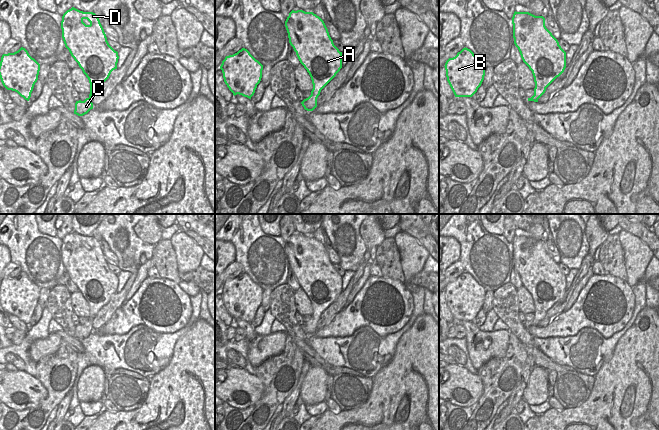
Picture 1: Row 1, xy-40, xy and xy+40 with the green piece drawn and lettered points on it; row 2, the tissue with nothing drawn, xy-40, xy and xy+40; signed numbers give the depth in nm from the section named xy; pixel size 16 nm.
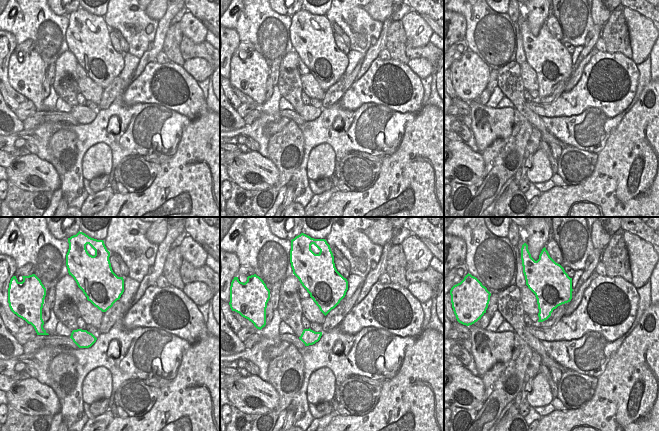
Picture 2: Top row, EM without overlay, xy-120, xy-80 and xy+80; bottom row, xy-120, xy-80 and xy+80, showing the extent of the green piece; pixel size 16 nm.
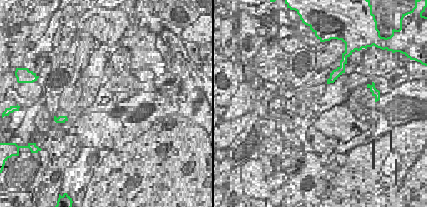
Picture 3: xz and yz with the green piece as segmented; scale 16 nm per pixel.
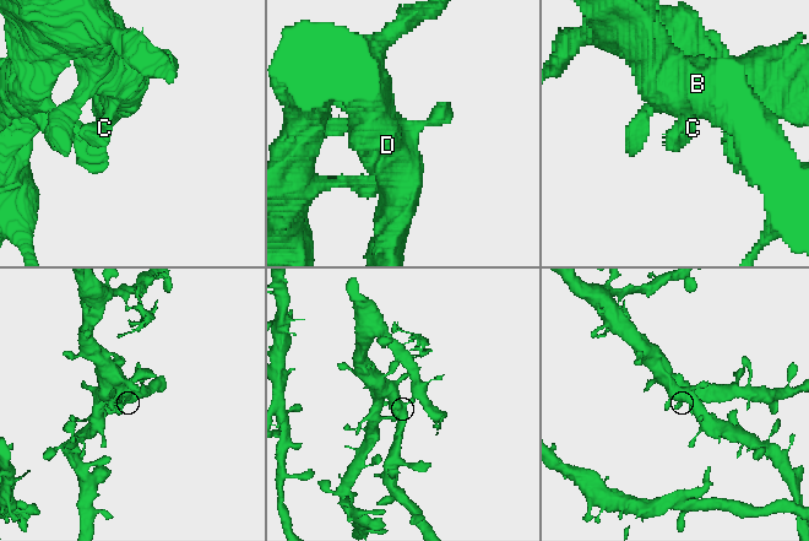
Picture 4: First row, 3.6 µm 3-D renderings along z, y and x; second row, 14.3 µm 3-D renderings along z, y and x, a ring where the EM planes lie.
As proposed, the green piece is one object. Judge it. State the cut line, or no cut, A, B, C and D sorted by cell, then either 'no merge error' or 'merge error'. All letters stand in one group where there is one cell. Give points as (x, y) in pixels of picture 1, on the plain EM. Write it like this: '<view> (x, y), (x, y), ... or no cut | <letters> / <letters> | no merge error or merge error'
no cut | A B C D | no merge error

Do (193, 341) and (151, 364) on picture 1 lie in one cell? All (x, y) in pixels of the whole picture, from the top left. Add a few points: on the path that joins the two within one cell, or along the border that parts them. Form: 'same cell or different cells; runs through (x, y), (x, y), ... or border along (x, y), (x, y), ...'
different cells; border along (185, 333), (178, 338), (170, 361), (158, 372)

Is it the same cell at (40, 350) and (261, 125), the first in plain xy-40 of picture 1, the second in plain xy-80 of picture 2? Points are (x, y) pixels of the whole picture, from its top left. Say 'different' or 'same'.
different

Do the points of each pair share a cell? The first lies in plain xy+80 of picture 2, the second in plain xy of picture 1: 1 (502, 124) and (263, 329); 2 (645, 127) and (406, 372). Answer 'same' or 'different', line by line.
1: different
2: same

